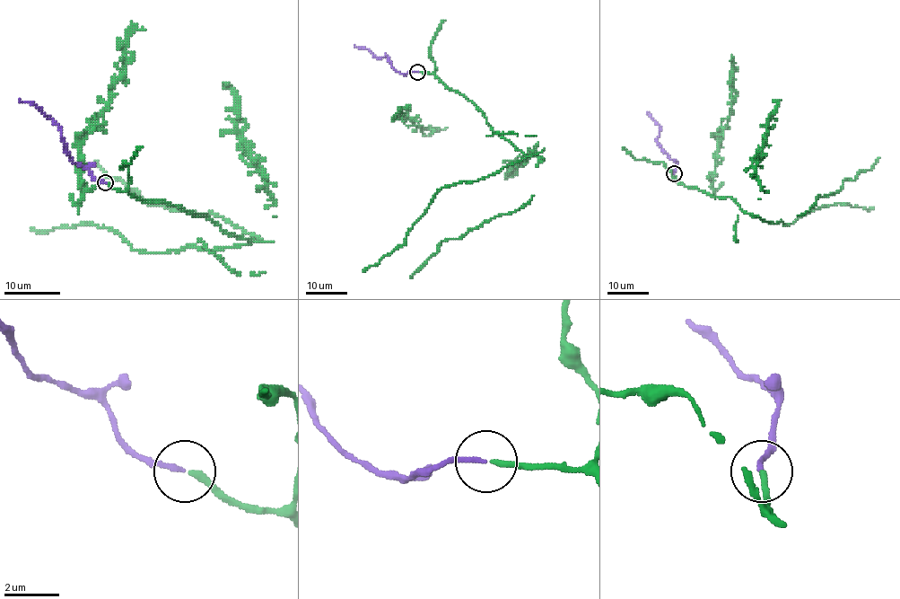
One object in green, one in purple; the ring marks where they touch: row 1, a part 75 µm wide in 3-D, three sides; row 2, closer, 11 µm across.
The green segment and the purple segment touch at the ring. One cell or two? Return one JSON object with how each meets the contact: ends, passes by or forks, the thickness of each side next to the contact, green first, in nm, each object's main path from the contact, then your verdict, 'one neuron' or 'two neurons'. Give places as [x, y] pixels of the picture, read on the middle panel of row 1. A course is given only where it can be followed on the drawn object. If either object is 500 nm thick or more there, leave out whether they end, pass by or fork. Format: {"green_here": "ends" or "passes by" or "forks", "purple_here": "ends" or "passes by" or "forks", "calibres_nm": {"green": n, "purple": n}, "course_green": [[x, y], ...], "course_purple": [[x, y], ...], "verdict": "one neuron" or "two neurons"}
{"green_here": "ends", "purple_here": "ends", "calibres_nm": {"green": 220, "purple": 150}, "course_green": [[418, 72], [433, 73], [463, 93], [491, 127], [525, 156], [478, 180], [442, 187], [406, 242], [362, 272]], "course_purple": [[418, 72], [398, 72], [386, 55], [378, 58], [367, 49], [353, 45]], "verdict": "one neuron"}

